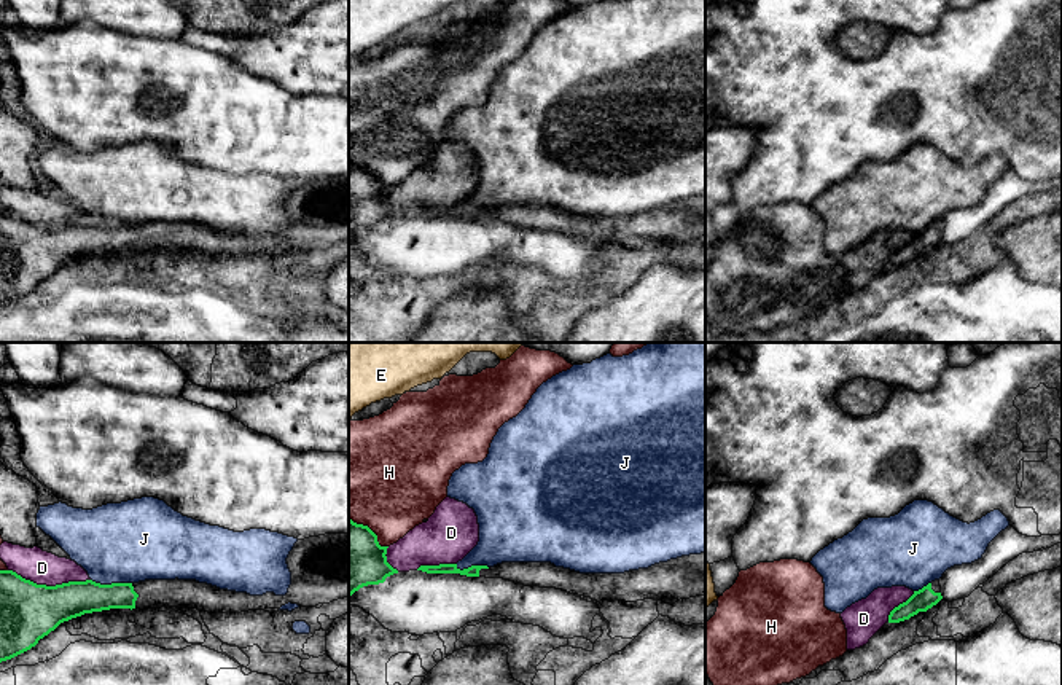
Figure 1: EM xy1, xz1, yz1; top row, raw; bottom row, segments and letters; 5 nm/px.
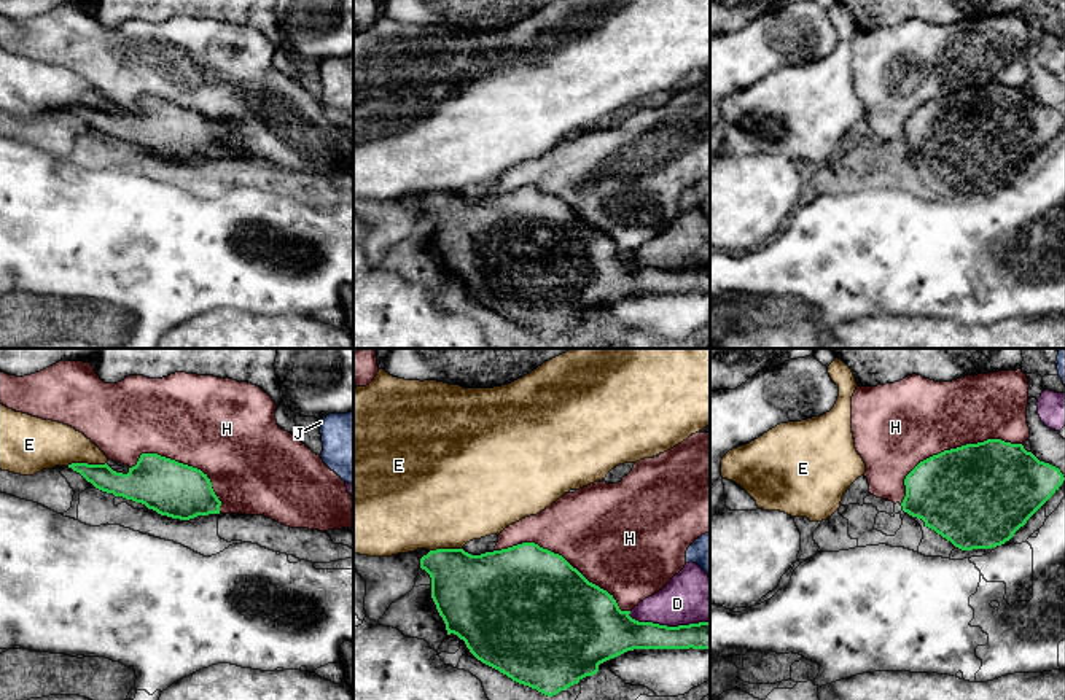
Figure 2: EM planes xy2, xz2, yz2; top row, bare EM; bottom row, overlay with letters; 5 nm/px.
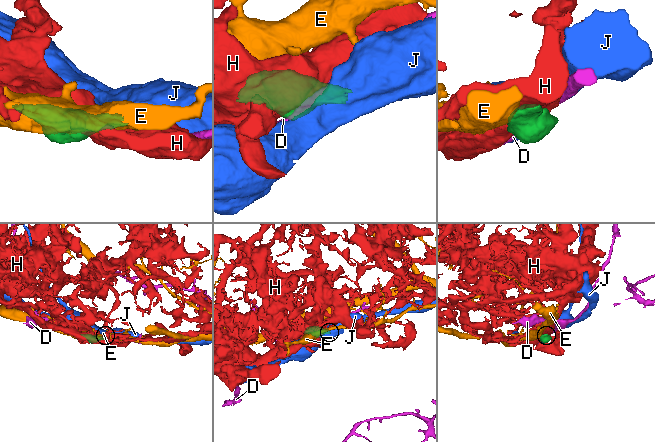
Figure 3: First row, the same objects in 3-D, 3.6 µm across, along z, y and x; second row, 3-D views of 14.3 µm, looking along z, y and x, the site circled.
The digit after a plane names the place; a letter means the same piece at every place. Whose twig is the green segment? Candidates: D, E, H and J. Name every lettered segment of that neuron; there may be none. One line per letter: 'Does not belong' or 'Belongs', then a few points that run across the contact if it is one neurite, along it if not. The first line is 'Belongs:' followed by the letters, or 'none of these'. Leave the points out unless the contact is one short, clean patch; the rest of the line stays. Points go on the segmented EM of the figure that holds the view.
Belongs: none of these
D: Does not belong
E: Does not belong. Line: xy2 (105, 462), (67, 465)
H: Does not belong
J: Does not belong. Line: xy1 (91, 579), (101, 583), (131, 583)

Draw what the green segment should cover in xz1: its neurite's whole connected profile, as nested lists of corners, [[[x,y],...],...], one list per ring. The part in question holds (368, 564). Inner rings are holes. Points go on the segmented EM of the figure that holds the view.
[[[349,518],[349,597],[363,586],[384,583],[387,577],[398,573],[387,562],[387,548],[379,545],[368,526]]]

